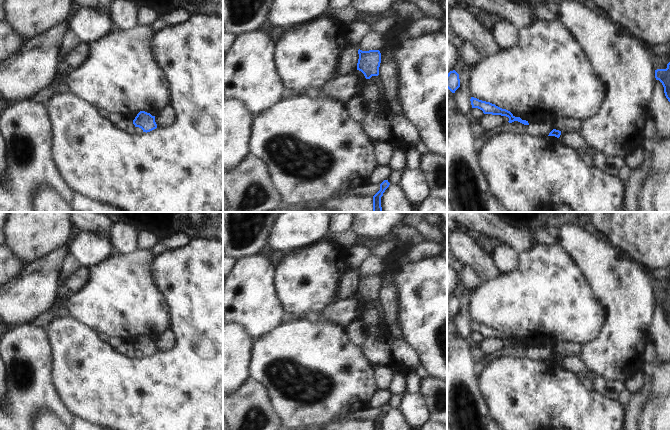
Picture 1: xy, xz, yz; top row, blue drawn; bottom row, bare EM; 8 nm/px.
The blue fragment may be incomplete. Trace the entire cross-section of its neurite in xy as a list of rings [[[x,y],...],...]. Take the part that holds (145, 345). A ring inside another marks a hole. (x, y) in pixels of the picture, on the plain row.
[[[140,335],[135,343],[133,344],[133,348],[135,351],[139,351],[143,354],[143,356],[150,356],[157,352],[157,348],[155,346],[155,340],[152,340],[150,337],[145,335]]]

